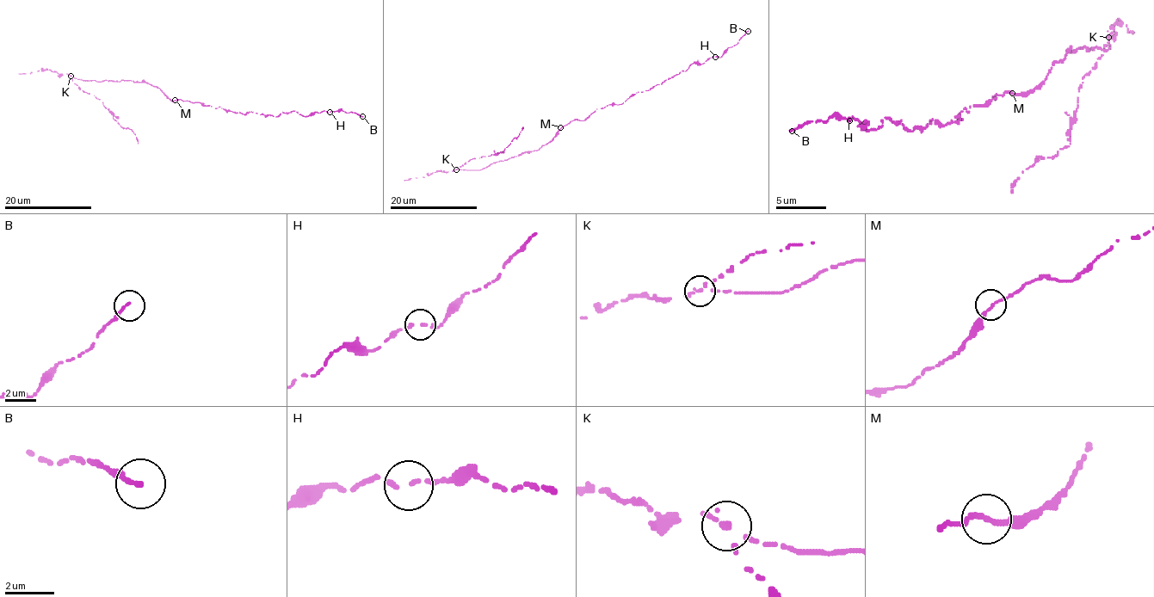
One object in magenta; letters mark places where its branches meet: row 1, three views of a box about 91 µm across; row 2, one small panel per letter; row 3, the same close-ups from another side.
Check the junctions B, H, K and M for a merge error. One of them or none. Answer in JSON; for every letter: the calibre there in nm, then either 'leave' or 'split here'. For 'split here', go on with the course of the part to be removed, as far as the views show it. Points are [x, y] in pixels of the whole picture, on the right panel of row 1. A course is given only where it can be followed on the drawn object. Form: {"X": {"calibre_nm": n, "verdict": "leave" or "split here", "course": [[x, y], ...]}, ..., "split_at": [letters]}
{"B": {"calibre_nm": 200, "verdict": "leave"}, "H": {"calibre_nm": 240, "verdict": "leave"}, "K": {"calibre_nm": 240, "verdict": "split here", "course": [[1109, 38], [1101, 55], [1087, 73], [1079, 90], [1070, 143], [1054, 156], [1037, 158], [1021, 170], [1012, 193]]}, "M": {"calibre_nm": 200, "verdict": "leave"}, "split_at": ["K"]}

